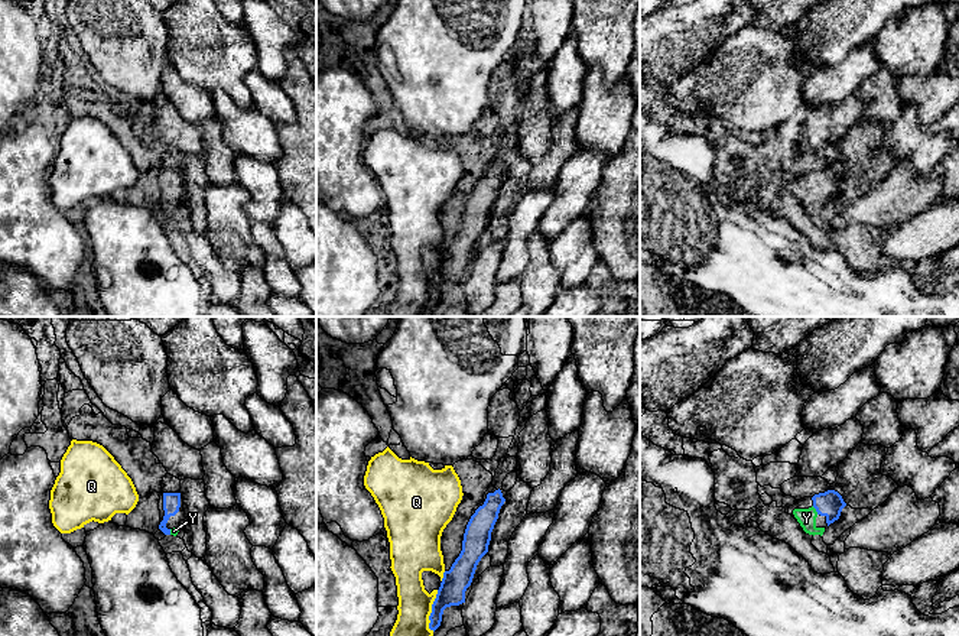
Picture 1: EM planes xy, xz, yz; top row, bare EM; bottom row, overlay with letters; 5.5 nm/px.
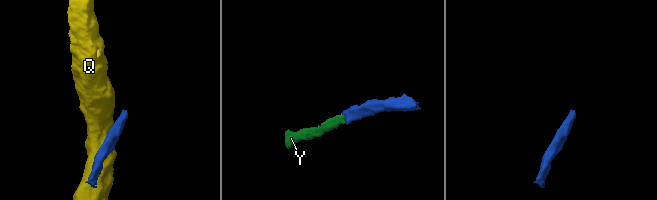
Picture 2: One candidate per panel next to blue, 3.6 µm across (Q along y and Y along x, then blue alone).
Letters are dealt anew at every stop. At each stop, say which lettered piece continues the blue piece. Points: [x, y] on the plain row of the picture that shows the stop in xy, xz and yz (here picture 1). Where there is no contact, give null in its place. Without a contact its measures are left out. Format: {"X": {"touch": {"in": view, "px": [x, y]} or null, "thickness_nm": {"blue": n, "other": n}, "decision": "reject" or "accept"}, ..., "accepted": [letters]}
{"Q": {"touch": {"in": "xz", "px": [432, 286]}, "thickness_nm": {"blue": 150, "other": 240}, "decision": "reject"}, "Y": {"touch": {"in": "yz", "px": [816, 187]}, "thickness_nm": {"blue": 140, "other": 100}, "decision": "accept"}, "accepted": ["Y"]}

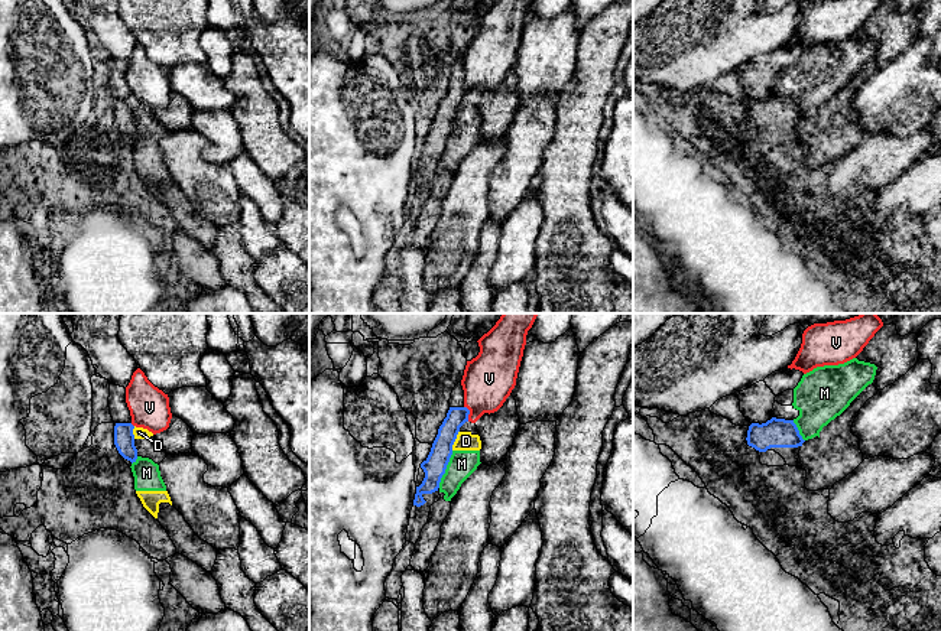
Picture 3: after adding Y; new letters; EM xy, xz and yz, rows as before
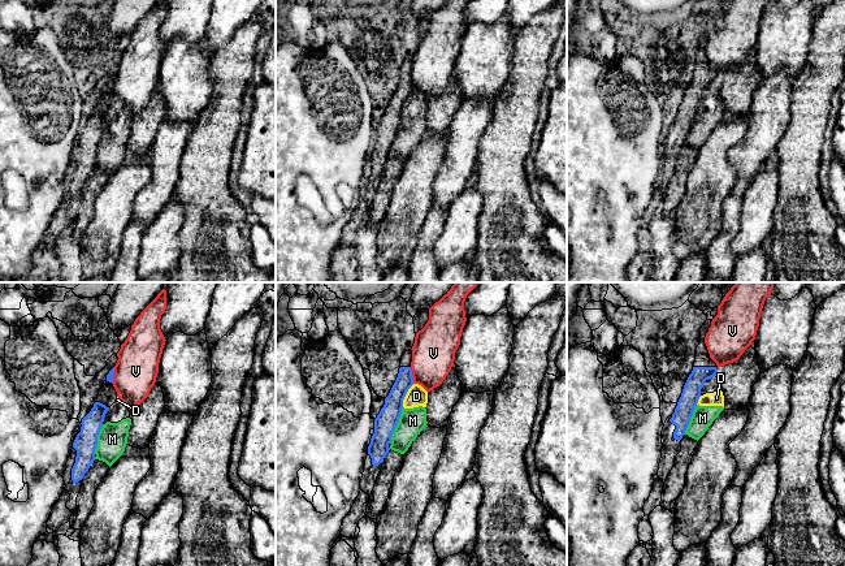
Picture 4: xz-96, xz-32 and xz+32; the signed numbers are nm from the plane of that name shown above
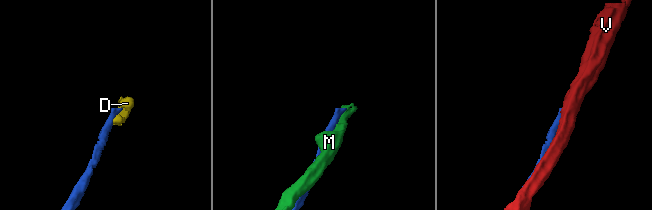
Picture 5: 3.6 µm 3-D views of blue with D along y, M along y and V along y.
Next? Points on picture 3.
{"D": {"touch": {"in": "xz", "px": [454, 117]}, "thickness_nm": {"blue": 120, "other": 100}, "decision": "reject"}, "M": {"touch": {"in": "xz", "px": [445, 145]}, "thickness_nm": {"blue": 120, "other": 150}, "decision": "reject"}, "V": {"touch": {"in": "xz", "px": [469, 90]}, "thickness_nm": {"blue": 110, "other": 280}, "decision": "reject"}, "accepted": []}

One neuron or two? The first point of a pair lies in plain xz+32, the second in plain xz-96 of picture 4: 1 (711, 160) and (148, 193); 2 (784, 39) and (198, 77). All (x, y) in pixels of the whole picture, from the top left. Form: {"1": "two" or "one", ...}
{"1": "two", "2": "one"}

